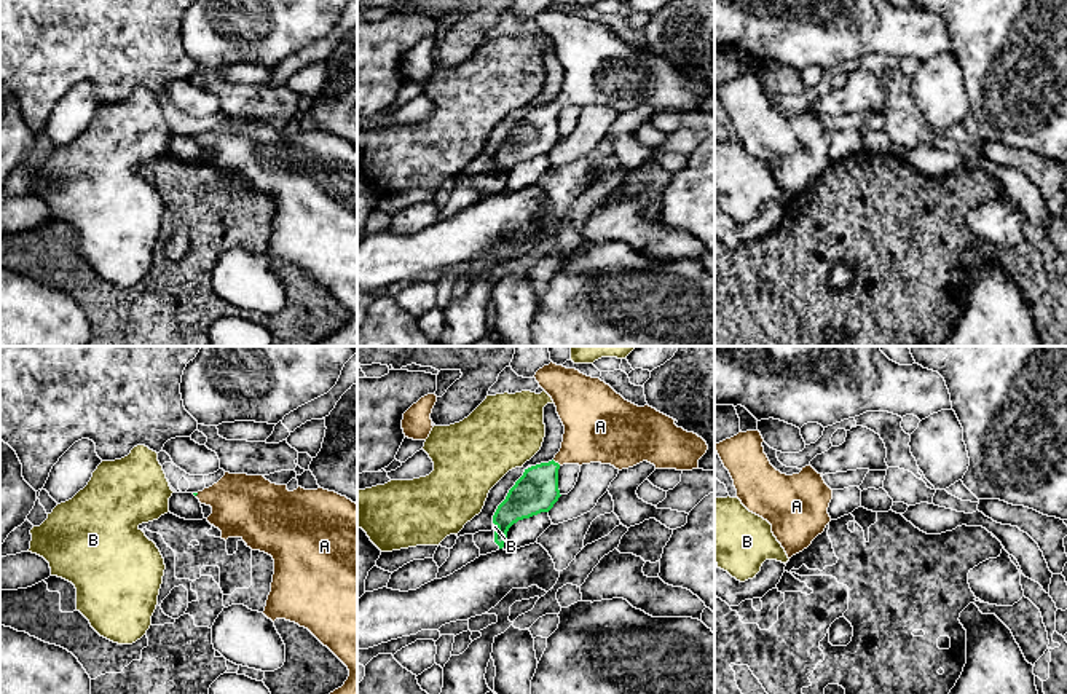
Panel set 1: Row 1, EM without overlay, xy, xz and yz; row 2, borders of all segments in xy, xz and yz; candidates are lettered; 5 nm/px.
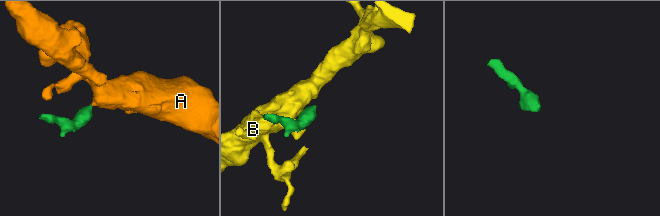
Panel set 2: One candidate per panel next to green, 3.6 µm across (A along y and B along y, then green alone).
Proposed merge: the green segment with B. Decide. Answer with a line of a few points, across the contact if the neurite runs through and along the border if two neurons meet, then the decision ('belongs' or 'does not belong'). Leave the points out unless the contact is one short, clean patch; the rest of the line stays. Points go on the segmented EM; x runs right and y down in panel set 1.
does not belong

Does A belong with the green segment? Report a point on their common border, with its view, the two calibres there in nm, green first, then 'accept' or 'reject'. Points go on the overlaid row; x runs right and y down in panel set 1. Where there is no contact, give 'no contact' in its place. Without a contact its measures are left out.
xz (557, 463) | 220/320 nm | accept

